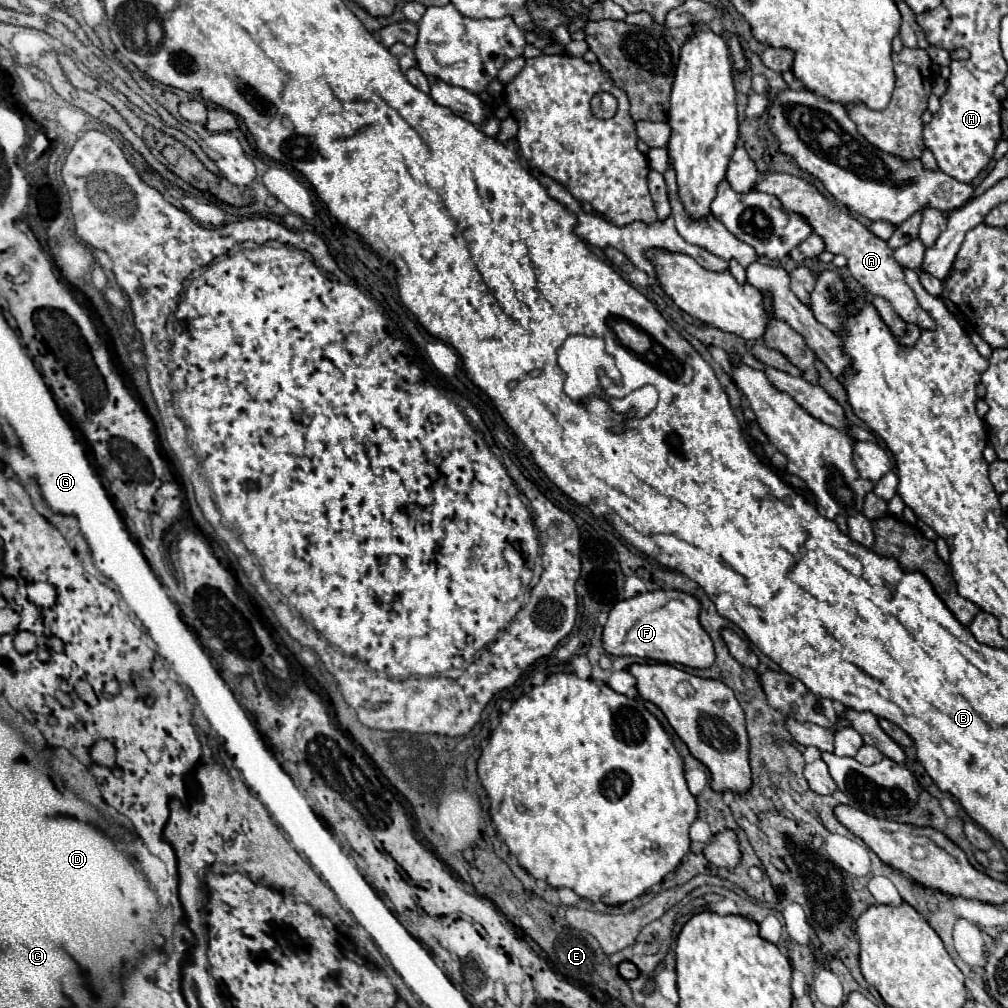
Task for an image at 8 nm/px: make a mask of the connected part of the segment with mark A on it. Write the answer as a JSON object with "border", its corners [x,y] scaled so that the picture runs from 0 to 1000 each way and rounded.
{"border":[[[764,171],[758,179],[754,179],[750,183],[750,188],[760,190],[760,192],[768,192],[776,204],[780,208],[792,210],[798,216],[802,216],[806,228],[810,232],[813,232],[819,238],[819,248],[825,252],[835,252],[841,256],[841,266],[843,272],[867,294],[875,294],[879,296],[887,308],[893,312],[895,317],[899,319],[907,319],[911,321],[915,327],[927,325],[925,315],[911,304],[909,294],[905,290],[903,284],[899,284],[897,278],[897,266],[887,258],[885,248],[881,246],[881,242],[877,238],[873,238],[871,234],[867,234],[855,220],[851,220],[849,216],[841,214],[841,210],[833,204],[829,204],[827,200],[823,200],[821,196],[817,196],[806,181],[786,175],[786,173],[772,173],[772,171]]]}

